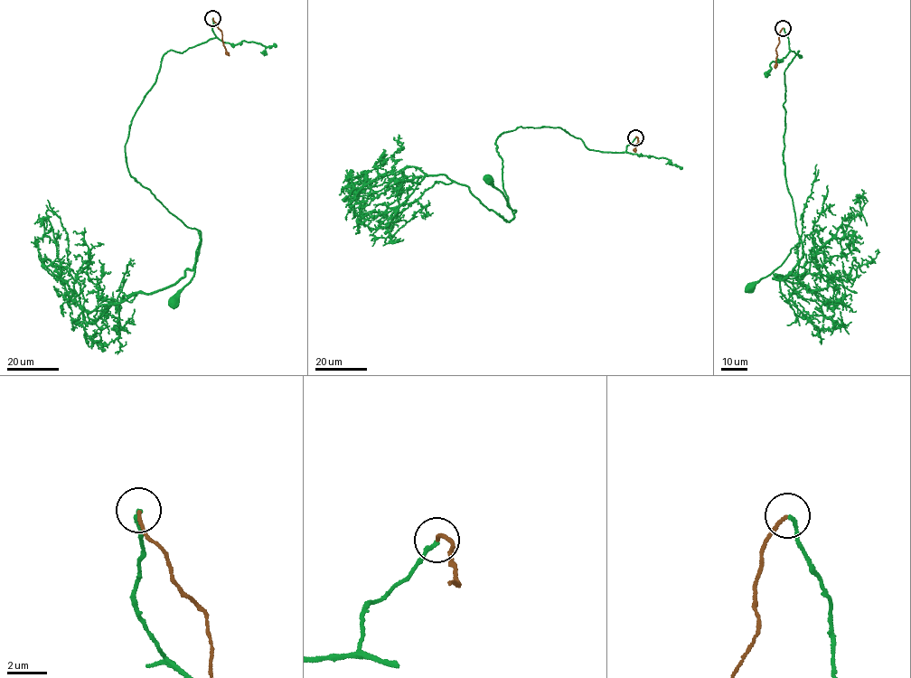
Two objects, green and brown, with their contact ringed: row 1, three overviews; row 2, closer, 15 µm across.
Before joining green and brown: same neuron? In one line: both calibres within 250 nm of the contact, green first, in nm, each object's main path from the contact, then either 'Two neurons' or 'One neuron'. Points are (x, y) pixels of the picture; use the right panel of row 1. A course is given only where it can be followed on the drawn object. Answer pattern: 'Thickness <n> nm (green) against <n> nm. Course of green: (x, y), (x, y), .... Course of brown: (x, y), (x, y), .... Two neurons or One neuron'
Thickness 170 nm (green) against 160 nm. Course of green: (784, 28), (789, 49), (802, 56), (799, 51), (784, 72), (783, 104), (783, 161), (800, 241), (750, 288). Course of brown: (783, 27), (775, 48), (775, 68). One neuron

